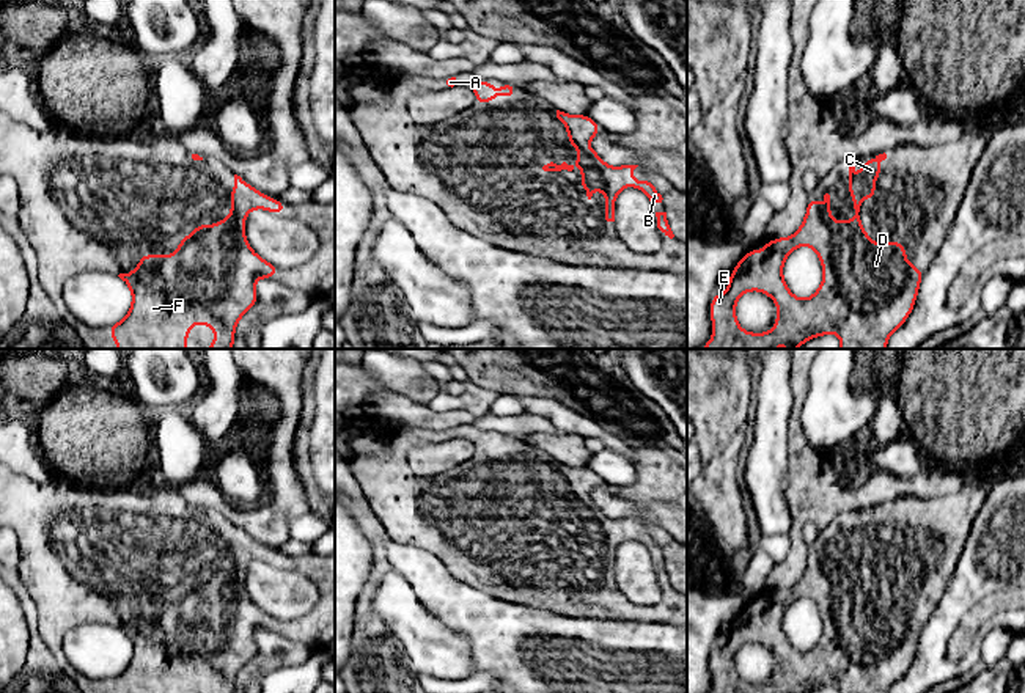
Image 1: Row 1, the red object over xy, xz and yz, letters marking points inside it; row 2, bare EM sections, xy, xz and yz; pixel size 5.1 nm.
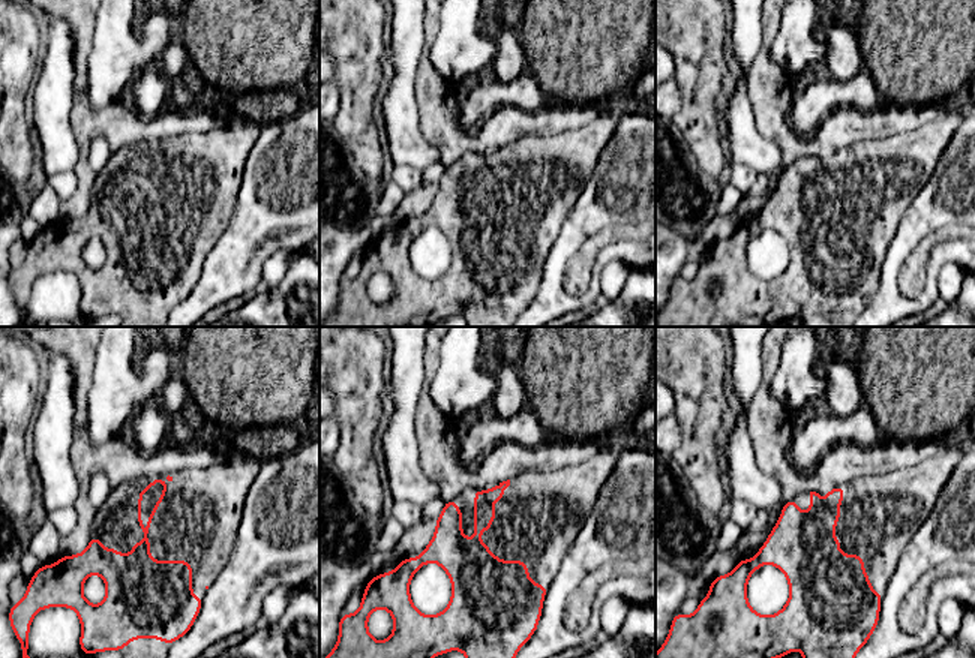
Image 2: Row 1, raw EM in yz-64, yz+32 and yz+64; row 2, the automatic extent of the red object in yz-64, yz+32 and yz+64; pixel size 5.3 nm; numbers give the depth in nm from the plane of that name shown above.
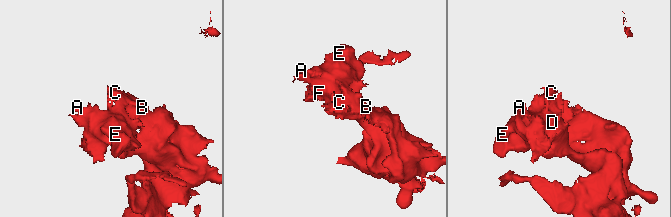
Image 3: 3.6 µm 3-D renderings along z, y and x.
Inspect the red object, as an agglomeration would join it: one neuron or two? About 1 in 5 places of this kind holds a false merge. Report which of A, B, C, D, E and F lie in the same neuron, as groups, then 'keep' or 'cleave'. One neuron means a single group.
A B C D E F; keep

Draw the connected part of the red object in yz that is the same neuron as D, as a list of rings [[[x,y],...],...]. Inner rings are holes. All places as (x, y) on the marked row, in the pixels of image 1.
[[[879,154],[863,163],[860,178],[855,167],[849,167],[849,196],[855,200],[850,209],[855,220],[844,218],[838,223],[830,215],[830,195],[819,204],[808,200],[808,207],[800,228],[791,237],[766,242],[764,248],[744,253],[728,278],[728,289],[711,299],[712,338],[700,349],[799,349],[811,338],[822,335],[839,336],[839,349],[887,349],[890,335],[910,316],[923,270],[906,259],[904,242],[871,242],[862,228],[862,200],[876,198],[874,181],[880,178],[880,162],[887,154]],[[799,247],[811,247],[822,264],[822,283],[808,299],[795,297],[784,283],[783,264]],[[747,291],[767,294],[777,303],[777,322],[766,333],[750,333],[740,328],[736,319],[736,302]]]

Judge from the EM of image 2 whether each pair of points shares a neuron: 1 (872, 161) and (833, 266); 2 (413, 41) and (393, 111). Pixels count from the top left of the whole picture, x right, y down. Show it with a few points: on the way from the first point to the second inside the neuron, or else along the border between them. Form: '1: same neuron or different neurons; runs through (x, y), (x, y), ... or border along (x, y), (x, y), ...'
1: same neuron; runs through (869, 186), (837, 222), (837, 240)
2: same neuron; runs through (402, 59), (398, 93)

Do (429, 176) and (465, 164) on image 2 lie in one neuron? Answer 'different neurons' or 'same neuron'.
different neurons

